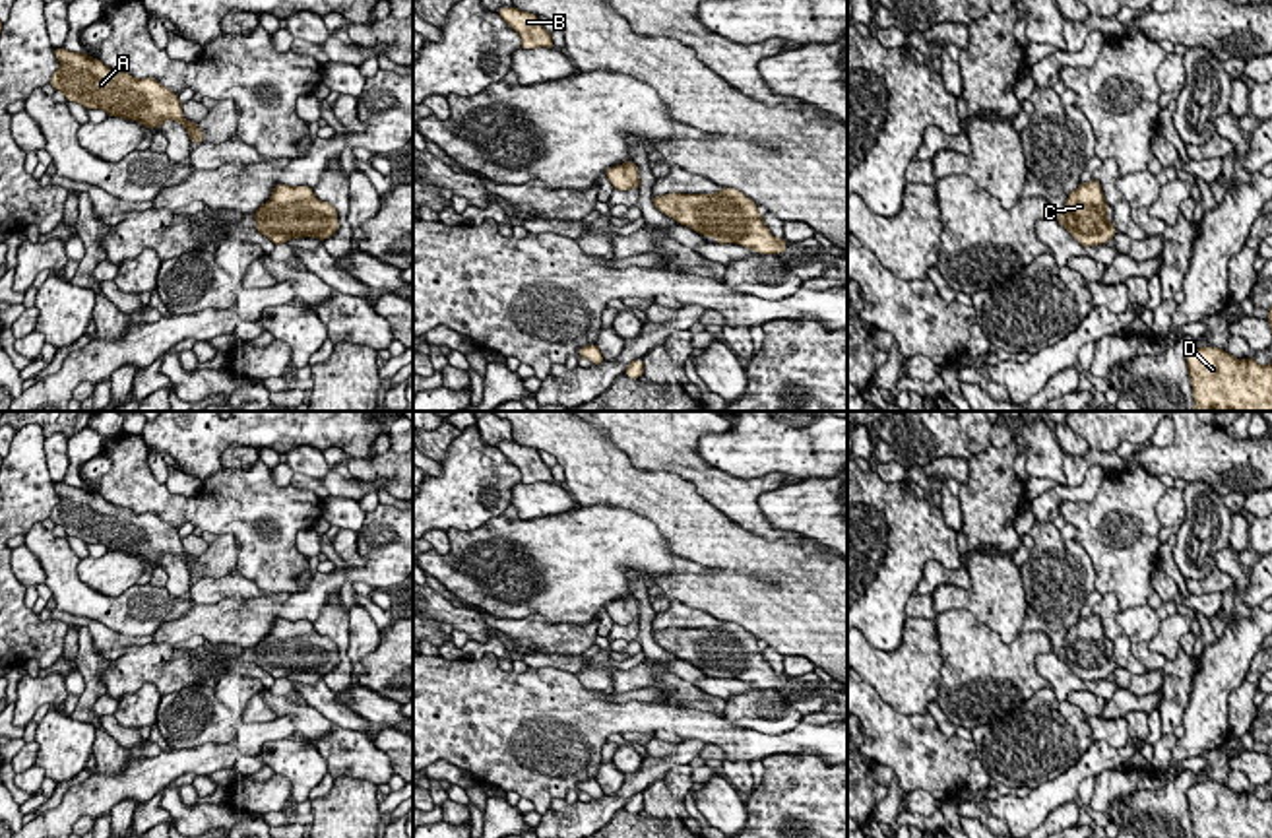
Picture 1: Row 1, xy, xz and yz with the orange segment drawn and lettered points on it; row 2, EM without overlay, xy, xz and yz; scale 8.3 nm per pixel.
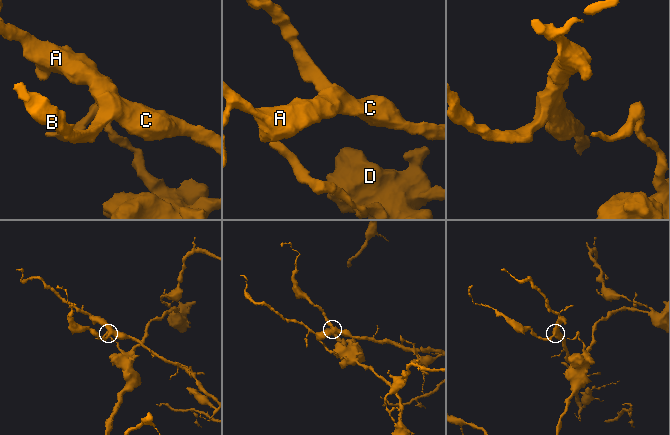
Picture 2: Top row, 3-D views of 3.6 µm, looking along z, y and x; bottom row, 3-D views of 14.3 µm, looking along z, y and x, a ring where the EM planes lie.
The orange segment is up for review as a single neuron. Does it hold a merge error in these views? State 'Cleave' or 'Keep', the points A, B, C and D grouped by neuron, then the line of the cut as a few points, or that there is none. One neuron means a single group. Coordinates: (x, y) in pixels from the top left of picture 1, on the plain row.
Keep. Groups: A B C D. No split

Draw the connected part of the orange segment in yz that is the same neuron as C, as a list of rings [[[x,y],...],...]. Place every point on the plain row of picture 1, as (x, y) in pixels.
[[[1092,613],[1088,619],[1078,619],[1066,632],[1063,648],[1057,656],[1086,683],[1105,679],[1115,671],[1117,663],[1107,654],[1107,636],[1101,619]]]

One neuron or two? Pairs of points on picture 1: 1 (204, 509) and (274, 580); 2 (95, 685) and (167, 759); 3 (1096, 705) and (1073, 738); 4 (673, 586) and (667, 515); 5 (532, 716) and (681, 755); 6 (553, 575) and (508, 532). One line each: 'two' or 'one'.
1: one
2: two
3: two
4: one
5: two
6: one

